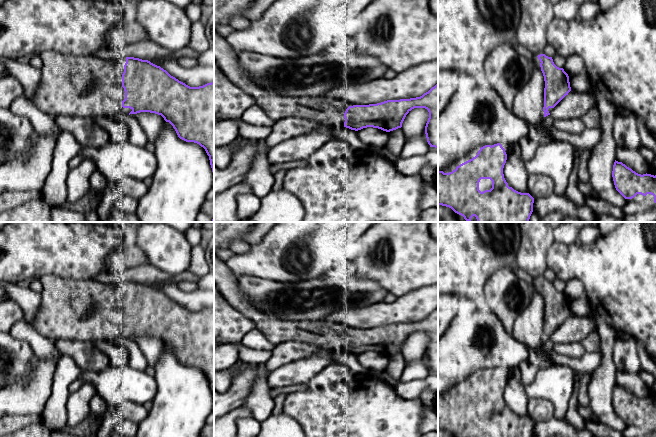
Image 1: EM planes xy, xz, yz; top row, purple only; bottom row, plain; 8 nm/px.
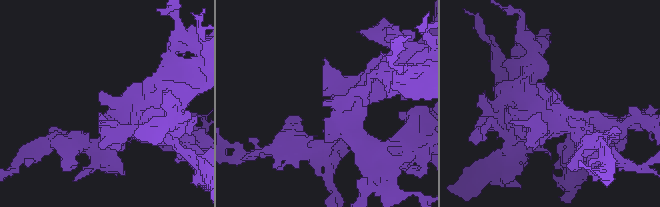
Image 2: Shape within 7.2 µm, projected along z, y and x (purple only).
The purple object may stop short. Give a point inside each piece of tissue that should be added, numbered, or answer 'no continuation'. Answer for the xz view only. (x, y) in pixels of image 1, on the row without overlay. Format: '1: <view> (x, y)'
1: xz (329, 335)

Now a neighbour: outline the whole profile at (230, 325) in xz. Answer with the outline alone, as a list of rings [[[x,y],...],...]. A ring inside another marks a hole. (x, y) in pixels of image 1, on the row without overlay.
[[[214,296],[214,342],[221,345],[240,342],[244,335],[254,329],[246,318],[223,297]]]

